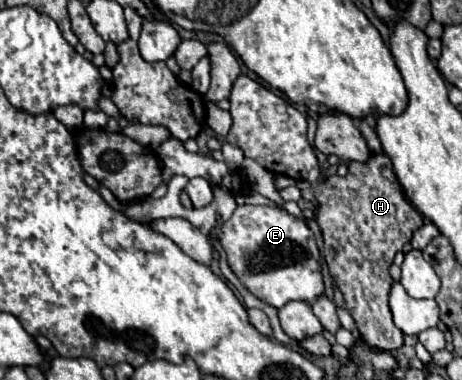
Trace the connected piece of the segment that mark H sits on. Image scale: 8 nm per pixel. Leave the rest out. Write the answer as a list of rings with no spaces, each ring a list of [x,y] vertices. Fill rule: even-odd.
[[[375,155],[367,159],[365,163],[351,161],[349,173],[345,177],[331,175],[323,183],[315,187],[315,197],[319,203],[317,209],[317,223],[323,231],[325,247],[323,255],[327,261],[327,267],[331,275],[335,277],[345,303],[357,323],[357,329],[371,347],[383,349],[383,351],[397,351],[403,345],[403,331],[393,323],[393,315],[389,309],[389,291],[393,285],[393,279],[389,275],[389,267],[393,263],[393,257],[397,251],[403,249],[405,243],[411,241],[413,231],[417,231],[423,225],[423,219],[419,211],[405,199],[401,185],[397,183],[397,177],[391,167],[391,159],[387,155]]]

